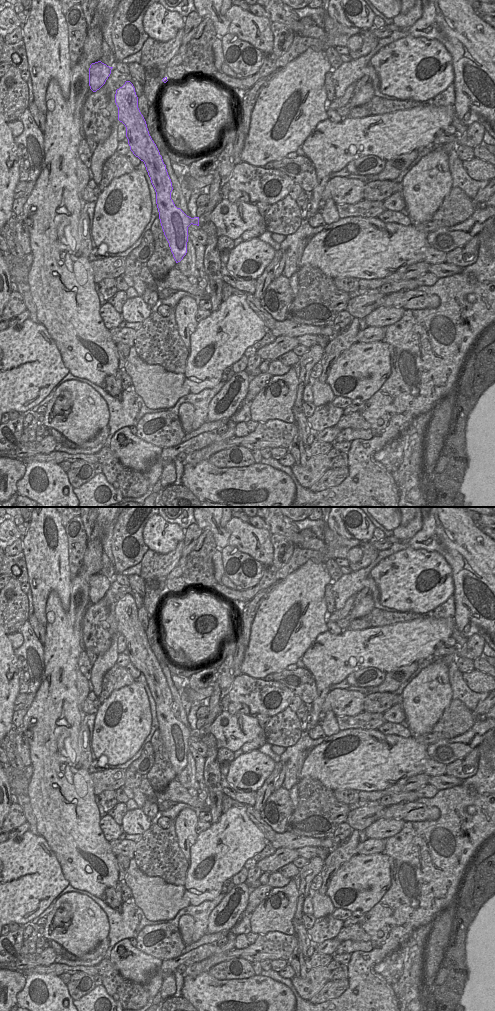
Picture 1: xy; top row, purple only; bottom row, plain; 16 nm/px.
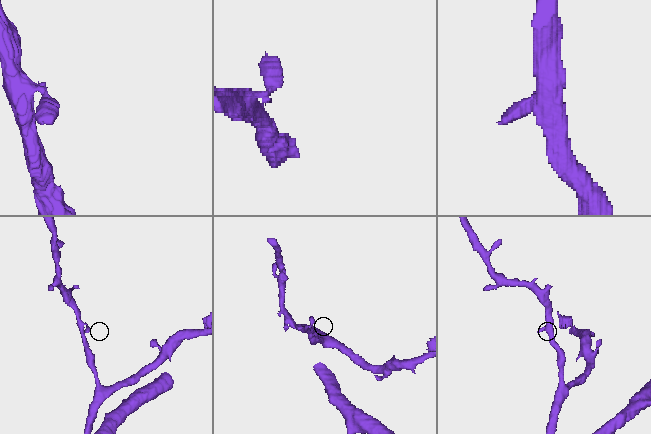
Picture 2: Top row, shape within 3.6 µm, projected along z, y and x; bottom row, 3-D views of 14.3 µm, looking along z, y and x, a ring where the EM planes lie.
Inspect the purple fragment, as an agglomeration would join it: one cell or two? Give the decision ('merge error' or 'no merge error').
no merge error

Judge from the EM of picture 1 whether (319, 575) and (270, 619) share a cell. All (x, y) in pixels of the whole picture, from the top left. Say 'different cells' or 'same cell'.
same cell

